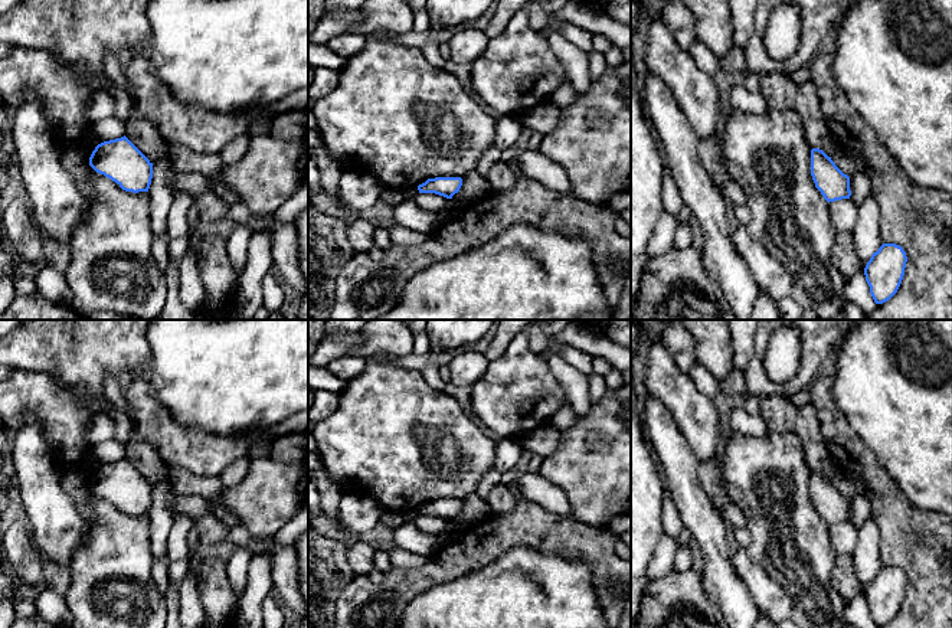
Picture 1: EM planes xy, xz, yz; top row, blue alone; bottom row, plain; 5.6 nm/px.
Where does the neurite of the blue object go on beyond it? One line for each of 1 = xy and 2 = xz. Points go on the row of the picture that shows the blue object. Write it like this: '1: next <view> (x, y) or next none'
1: next none
2: next none

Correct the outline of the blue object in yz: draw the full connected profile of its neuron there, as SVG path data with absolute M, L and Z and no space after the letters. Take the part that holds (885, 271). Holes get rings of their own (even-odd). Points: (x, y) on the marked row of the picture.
M883 243L864 268L866 281L876 304L889 301L899 290L907 256L902 246Z

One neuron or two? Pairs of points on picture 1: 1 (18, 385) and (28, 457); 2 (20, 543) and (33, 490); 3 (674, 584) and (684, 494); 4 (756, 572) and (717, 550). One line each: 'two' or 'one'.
1: two
2: two
3: two
4: two

